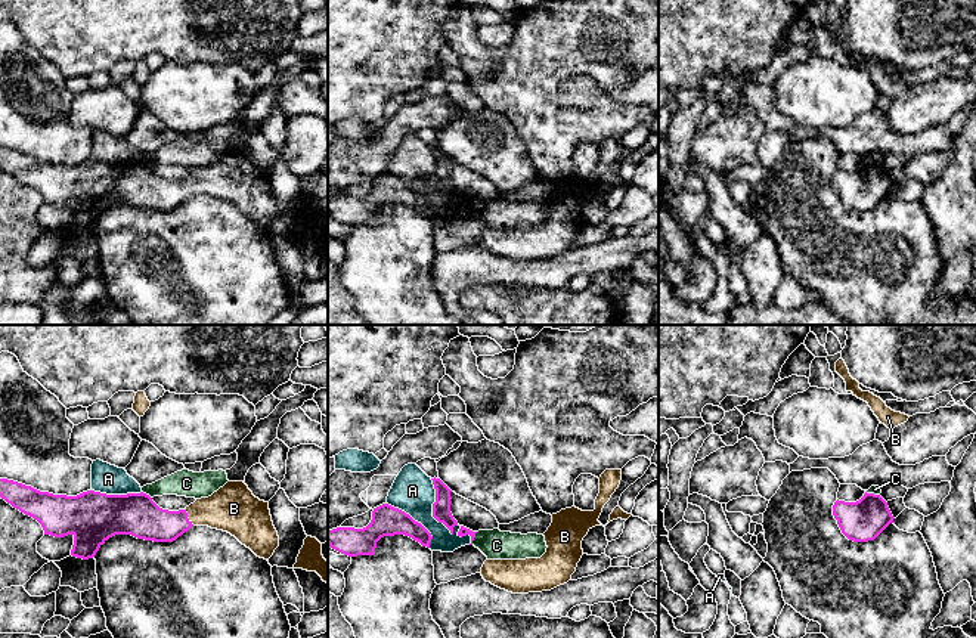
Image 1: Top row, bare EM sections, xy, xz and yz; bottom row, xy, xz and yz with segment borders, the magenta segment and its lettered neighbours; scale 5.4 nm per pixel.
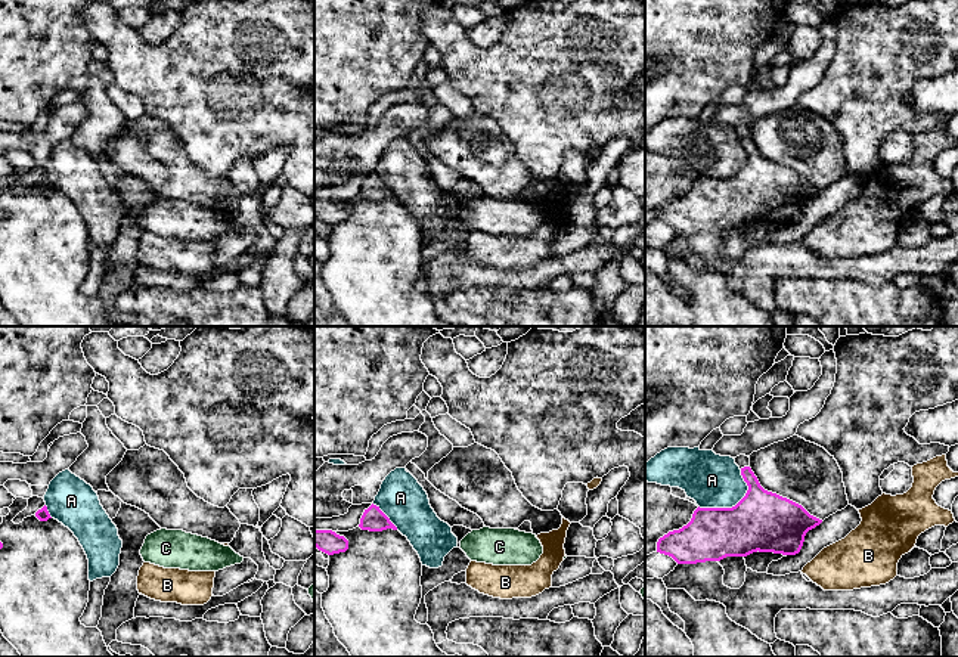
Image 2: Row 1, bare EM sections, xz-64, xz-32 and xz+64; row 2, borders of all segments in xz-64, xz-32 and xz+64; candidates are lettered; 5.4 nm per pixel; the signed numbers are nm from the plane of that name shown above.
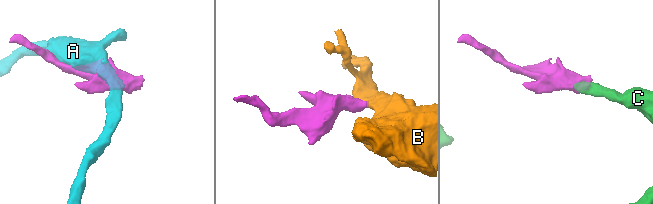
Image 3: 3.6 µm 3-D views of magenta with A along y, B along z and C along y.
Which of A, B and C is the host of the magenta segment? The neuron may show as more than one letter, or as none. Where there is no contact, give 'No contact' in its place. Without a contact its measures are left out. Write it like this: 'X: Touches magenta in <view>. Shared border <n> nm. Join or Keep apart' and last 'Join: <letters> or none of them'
A: Touches magenta in xz. Shared border 420 nm. Keep apart
B: Touches magenta in xy. Shared border 110 nm. Join
C: Touches magenta in xz. Shared border 80 nm. Keep apart
Join: B

